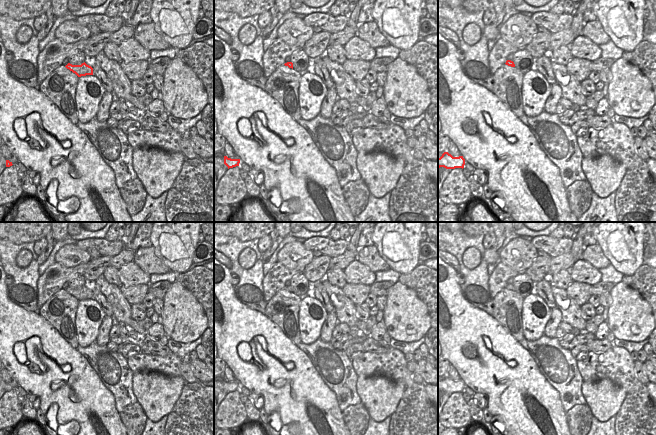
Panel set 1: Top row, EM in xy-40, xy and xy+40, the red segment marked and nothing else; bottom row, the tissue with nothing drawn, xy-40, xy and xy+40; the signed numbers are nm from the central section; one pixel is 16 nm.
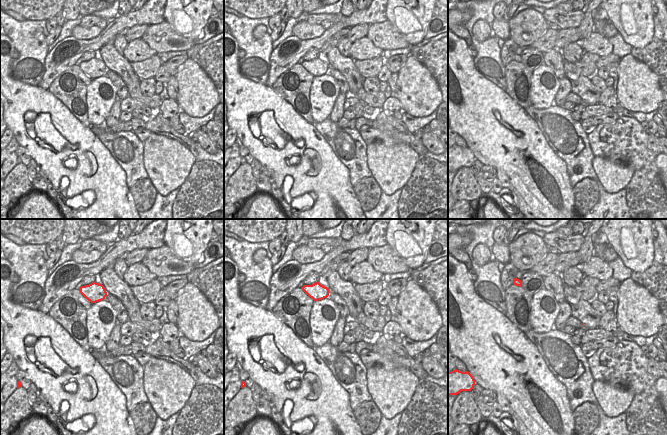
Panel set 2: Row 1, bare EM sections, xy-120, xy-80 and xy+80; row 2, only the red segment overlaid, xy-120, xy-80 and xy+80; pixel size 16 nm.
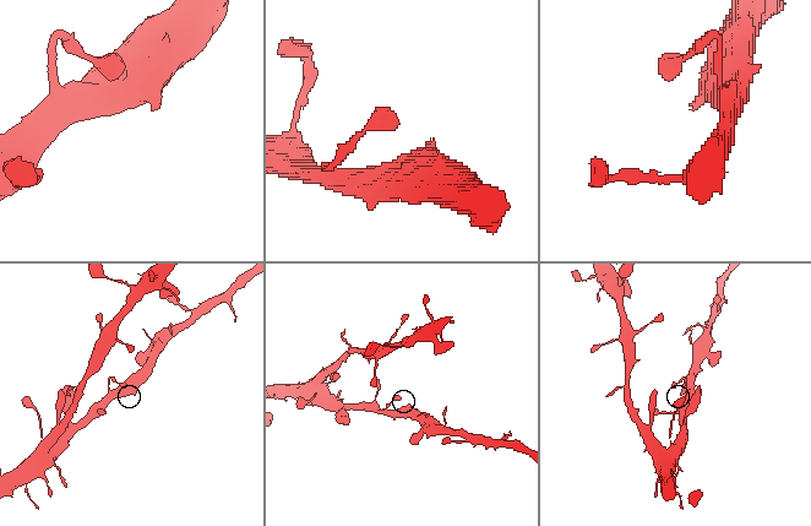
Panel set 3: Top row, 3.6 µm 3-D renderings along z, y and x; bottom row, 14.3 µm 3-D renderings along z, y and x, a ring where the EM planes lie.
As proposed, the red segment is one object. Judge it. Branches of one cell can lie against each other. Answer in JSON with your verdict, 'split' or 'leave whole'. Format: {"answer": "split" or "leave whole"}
{"answer": "leave whole"}

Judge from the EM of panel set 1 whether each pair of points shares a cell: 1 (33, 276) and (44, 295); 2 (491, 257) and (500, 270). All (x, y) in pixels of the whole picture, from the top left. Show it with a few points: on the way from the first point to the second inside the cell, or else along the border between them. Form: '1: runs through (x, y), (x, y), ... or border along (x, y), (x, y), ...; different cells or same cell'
1: border along (40, 276), (37, 281), (36, 305); different cells
2: border along (500, 262), (496, 265); different cells

